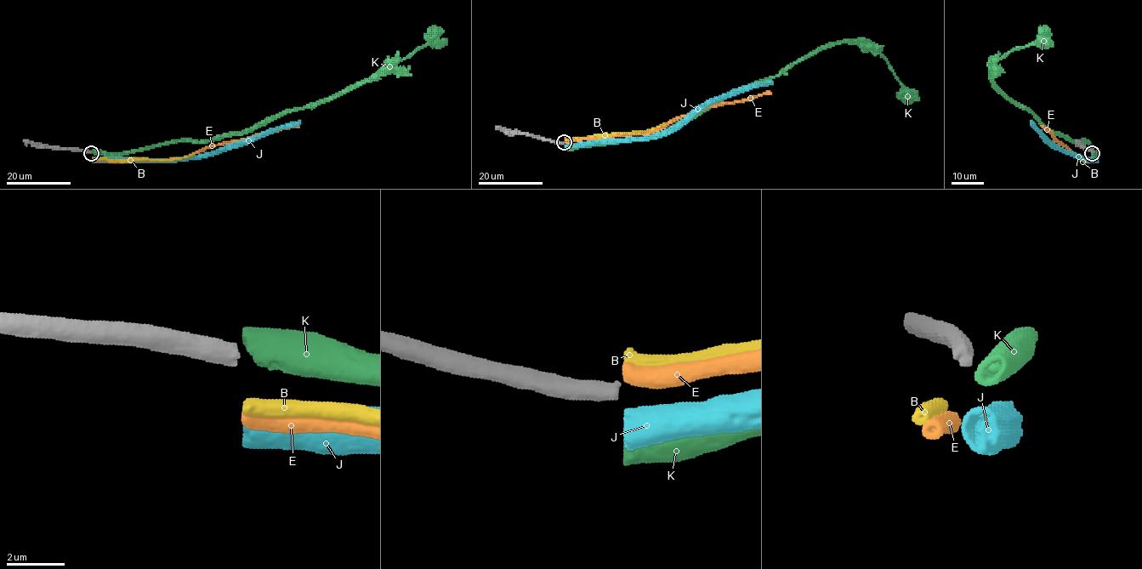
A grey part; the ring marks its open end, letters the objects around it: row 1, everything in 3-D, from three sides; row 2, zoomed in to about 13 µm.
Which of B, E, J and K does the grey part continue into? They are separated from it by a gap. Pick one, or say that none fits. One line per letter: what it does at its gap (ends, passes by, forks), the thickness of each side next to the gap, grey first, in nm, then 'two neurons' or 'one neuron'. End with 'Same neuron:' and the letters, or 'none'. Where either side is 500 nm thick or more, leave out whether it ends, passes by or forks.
B: 500 nm thick on the grey side, 550 nm on the other; two neurons
E: 500 nm thick on the grey side, 500 nm on the other; one neuron
J: 500 nm thick on the grey side, 750 nm on the other; two neurons
K: 500 nm thick on the grey side, 700 nm on the other; two neurons
Same neuron: E

